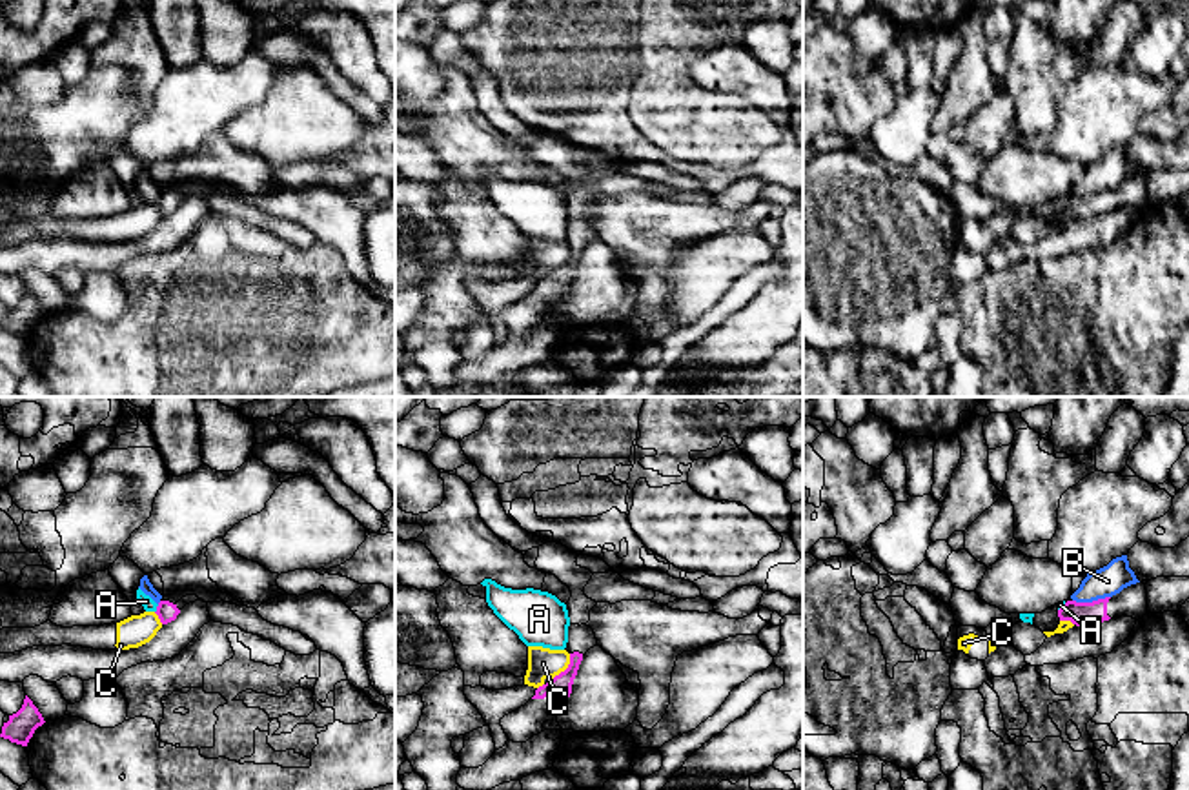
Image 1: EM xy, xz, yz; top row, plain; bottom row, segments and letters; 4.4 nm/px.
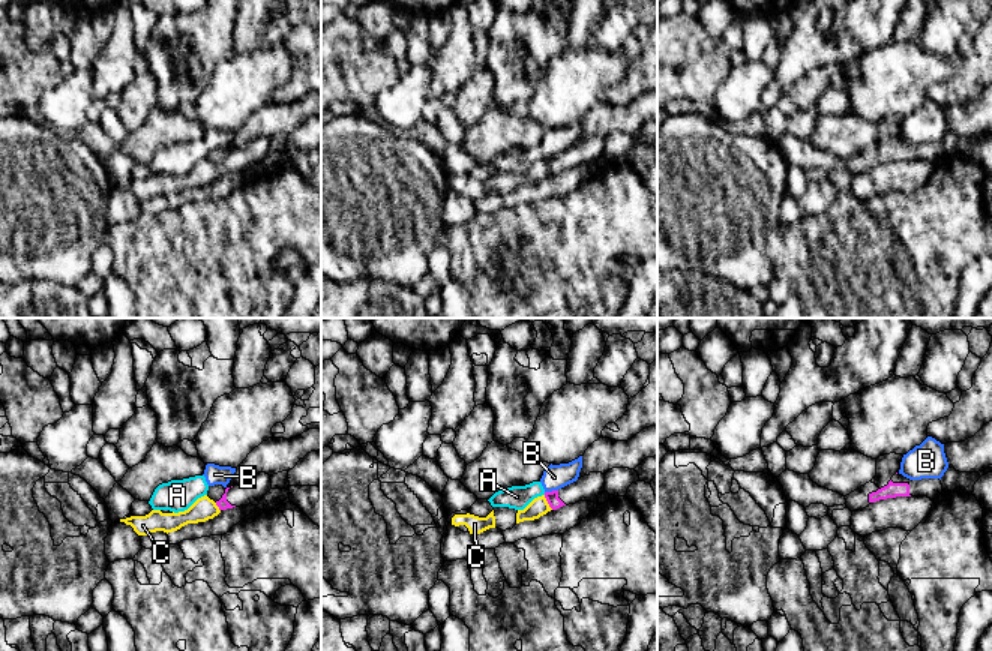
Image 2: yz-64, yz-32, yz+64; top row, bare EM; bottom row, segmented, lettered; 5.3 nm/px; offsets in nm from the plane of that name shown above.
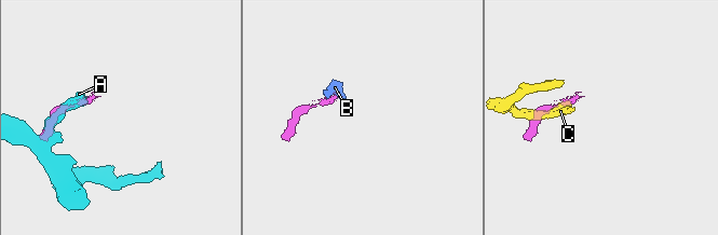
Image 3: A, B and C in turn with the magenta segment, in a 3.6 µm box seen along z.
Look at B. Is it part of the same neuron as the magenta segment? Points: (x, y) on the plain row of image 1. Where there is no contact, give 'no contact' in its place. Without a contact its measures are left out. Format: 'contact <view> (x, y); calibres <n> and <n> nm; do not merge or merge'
contact yz (1093, 193); calibres 110 and 140 nm; do not merge

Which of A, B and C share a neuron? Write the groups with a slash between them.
A B / C

